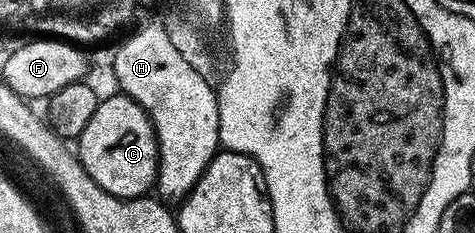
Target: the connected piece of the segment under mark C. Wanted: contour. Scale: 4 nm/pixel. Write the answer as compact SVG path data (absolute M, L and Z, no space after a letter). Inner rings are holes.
M113 94L99 102L92 121L84 125L84 133L76 140L76 154L100 189L121 199L141 199L158 178L158 139L142 106L124 94Z

